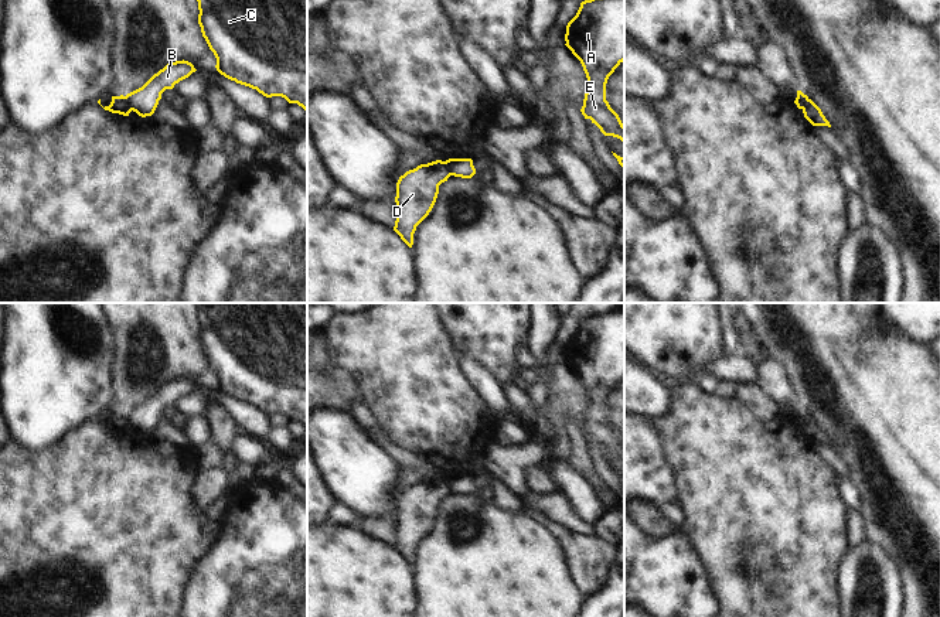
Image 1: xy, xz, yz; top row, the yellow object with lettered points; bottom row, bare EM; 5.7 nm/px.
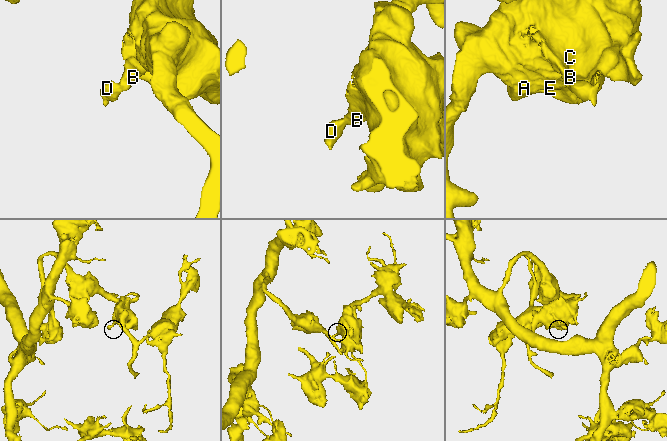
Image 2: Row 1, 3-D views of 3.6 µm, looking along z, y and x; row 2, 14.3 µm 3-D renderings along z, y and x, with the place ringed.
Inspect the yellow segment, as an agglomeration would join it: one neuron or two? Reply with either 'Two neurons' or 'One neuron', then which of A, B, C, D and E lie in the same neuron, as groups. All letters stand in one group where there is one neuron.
Two neurons. Groups: A B C E / D.

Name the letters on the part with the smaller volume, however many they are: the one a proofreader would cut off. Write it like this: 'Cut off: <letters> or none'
Cut off: D

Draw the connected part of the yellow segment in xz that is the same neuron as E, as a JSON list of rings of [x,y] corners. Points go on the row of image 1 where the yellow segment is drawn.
[[[585,0],[576,16],[568,23],[566,47],[580,61],[589,88],[580,109],[604,136],[613,136],[624,143],[624,125],[606,100],[606,83],[614,69],[624,61],[624,0]]]

